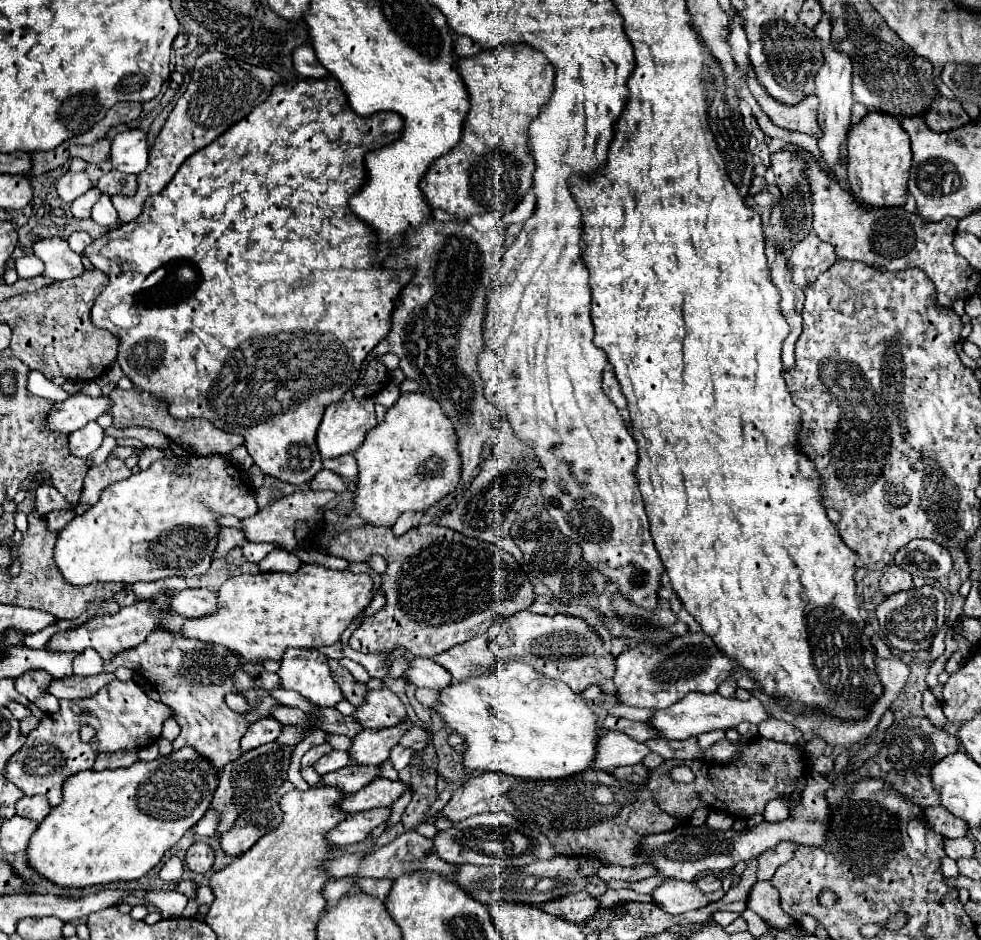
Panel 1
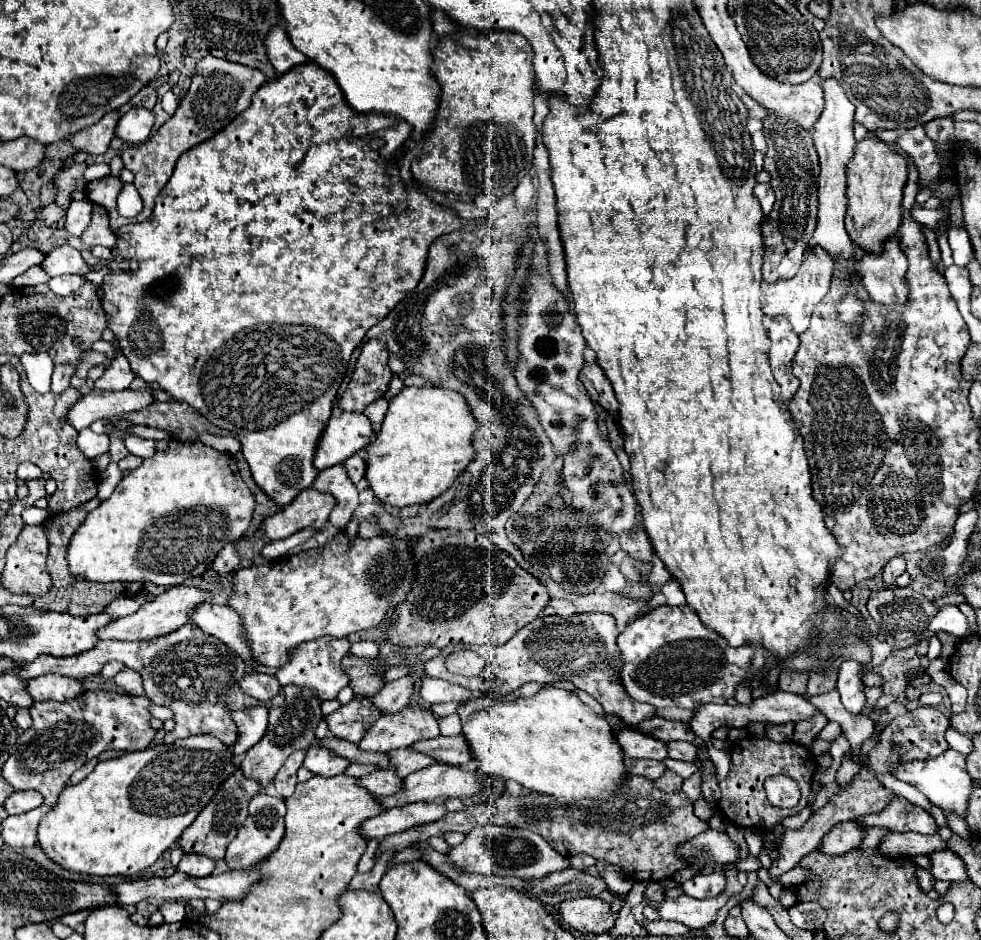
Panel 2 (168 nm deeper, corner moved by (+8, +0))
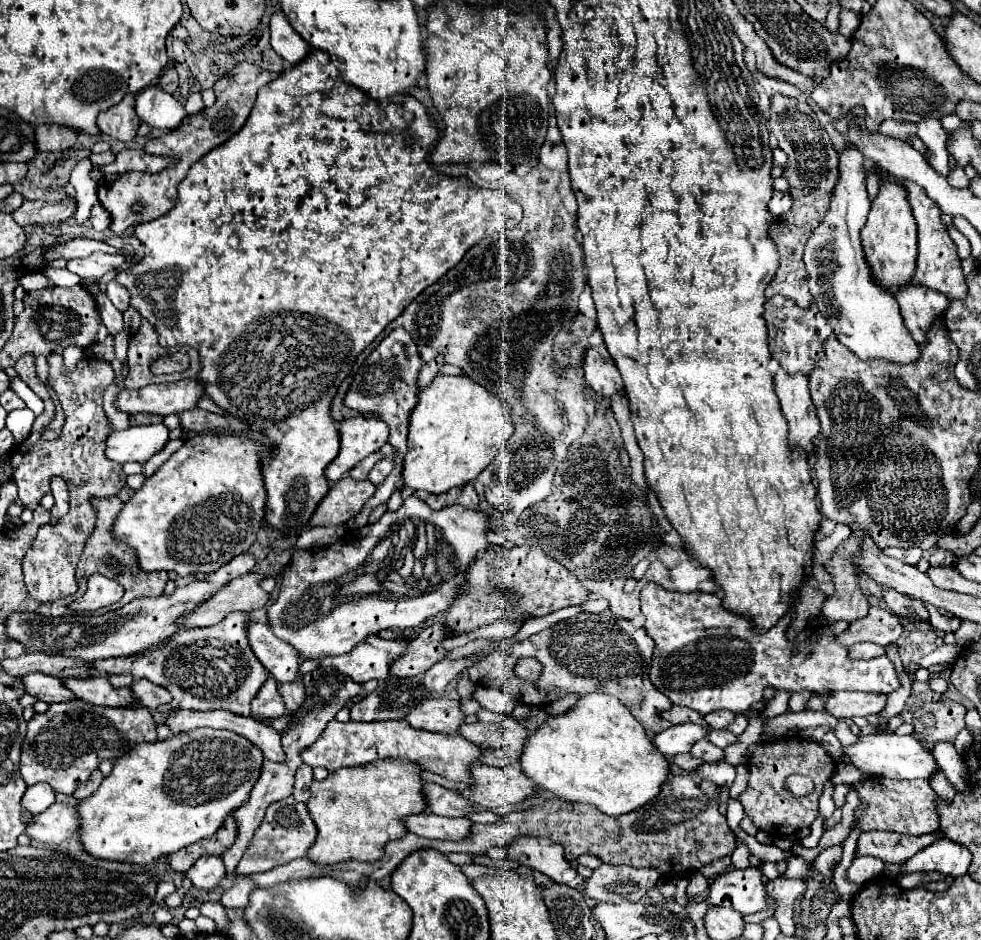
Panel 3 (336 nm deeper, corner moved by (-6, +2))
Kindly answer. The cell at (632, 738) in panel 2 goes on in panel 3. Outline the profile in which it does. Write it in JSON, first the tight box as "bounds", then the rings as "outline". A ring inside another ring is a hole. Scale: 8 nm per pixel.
{"bounds":[653,722,709,756],"outline":[[[685,722],[685,724],[671,726],[669,730],[657,734],[653,738],[653,742],[665,756],[675,756],[675,754],[681,754],[681,752],[689,752],[691,746],[695,742],[707,738],[707,734],[709,734],[709,730],[705,726]]]}

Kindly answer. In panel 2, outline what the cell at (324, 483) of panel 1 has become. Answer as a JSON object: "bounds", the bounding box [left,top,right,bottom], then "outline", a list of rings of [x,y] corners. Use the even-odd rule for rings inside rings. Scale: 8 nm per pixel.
{"bounds":[311,464,359,528],"outline":[[[341,464],[333,466],[333,468],[325,468],[325,472],[319,472],[317,478],[311,484],[315,490],[325,492],[325,494],[333,494],[335,496],[335,508],[329,516],[329,522],[337,528],[345,528],[353,510],[359,506],[359,492],[355,488],[355,484],[349,480],[345,468],[341,468]]]}

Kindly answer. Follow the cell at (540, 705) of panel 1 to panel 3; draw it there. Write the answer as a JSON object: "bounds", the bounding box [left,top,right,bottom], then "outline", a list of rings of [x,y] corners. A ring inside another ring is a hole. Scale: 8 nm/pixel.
{"bounds":[521,694,669,816],"outline":[[[585,694],[569,712],[551,716],[537,732],[529,734],[521,756],[521,768],[543,790],[553,792],[567,802],[591,804],[607,816],[621,816],[645,806],[661,792],[663,782],[669,778],[669,762],[665,754],[657,750],[633,714],[609,694]]]}

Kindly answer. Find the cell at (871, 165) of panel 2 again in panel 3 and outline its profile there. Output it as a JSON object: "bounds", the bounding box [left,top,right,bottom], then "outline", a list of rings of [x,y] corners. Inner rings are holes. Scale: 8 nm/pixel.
{"bounds":[861,180,917,292],"outline":[[[891,180],[879,184],[879,196],[871,204],[867,224],[861,230],[861,244],[867,256],[867,266],[871,266],[873,278],[879,286],[897,292],[911,282],[917,260],[917,224],[907,202],[907,192],[901,184]]]}

